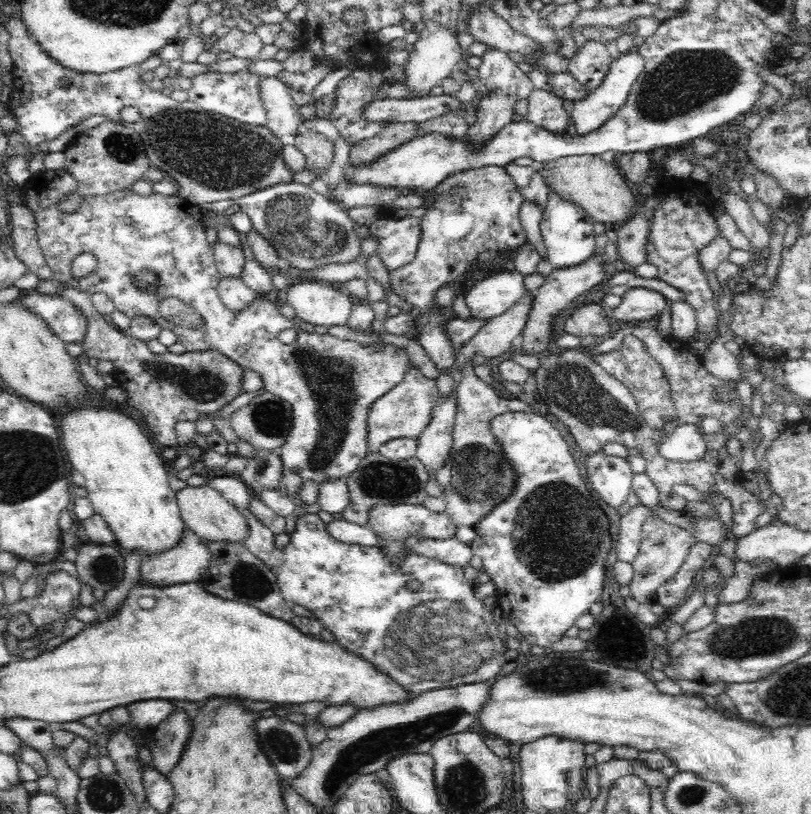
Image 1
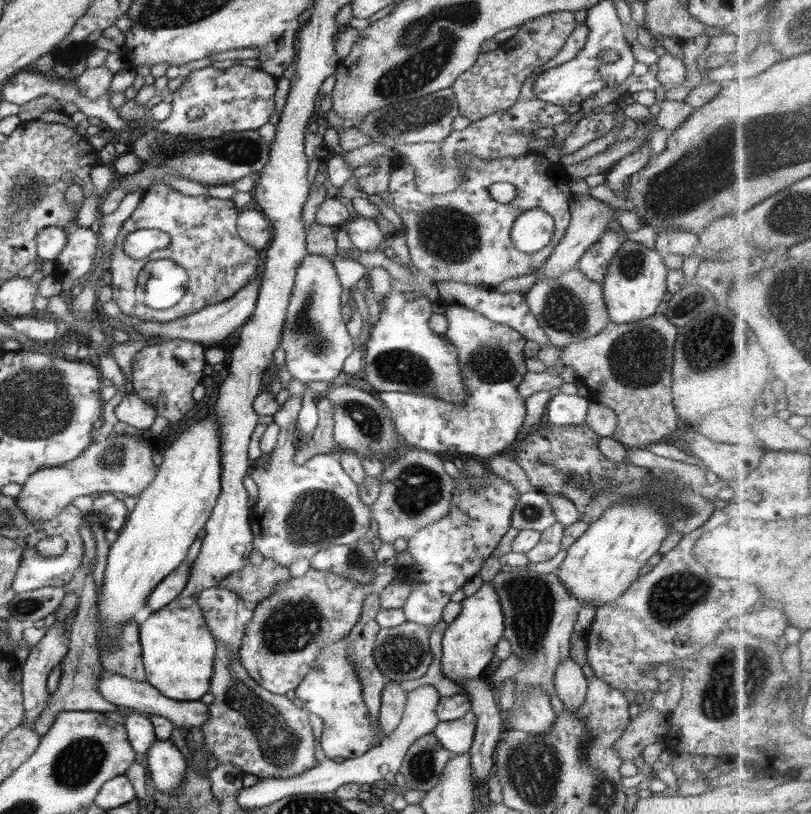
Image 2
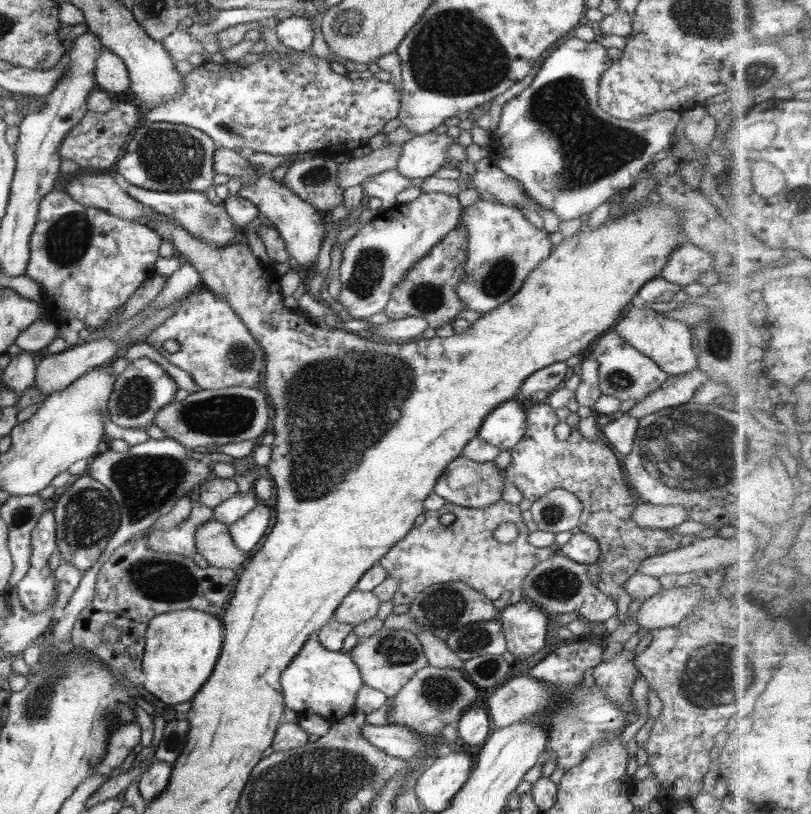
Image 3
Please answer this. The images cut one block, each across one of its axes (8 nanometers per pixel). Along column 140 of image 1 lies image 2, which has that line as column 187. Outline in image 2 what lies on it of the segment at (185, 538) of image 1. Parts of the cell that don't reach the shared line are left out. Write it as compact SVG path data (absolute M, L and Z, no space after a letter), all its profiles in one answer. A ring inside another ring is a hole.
M185 561L150 593L145 608L150 608L150 612L154 614L154 612L158 612L157 610L170 604L186 588L188 577L188 562Z

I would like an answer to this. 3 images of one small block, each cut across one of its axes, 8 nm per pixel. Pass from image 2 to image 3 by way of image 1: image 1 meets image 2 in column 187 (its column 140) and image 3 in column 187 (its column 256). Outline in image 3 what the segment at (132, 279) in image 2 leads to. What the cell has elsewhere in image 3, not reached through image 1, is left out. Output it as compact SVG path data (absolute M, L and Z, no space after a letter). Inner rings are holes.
M202 288L197 292L189 294L160 326L146 335L145 341L150 347L154 347L164 358L168 359L173 365L191 374L192 380L196 383L199 390L227 390L232 386L242 386L246 388L257 388L262 380L262 374L265 367L265 352L260 343L254 338L254 335L248 330L248 327L242 322L242 319L233 311L233 308L211 291ZM166 340L178 340L180 350L178 352L168 353L164 349Z

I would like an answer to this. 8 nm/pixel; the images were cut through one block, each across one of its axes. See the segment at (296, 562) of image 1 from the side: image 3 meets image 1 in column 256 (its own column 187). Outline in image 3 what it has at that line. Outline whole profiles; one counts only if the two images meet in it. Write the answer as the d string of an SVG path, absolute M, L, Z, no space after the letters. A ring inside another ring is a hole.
M196 492L190 494L191 512L188 519L169 530L150 531L148 547L156 553L178 554L184 557L191 557L196 552L195 536L196 529L204 523L213 519L213 510L202 504L200 500L195 500Z

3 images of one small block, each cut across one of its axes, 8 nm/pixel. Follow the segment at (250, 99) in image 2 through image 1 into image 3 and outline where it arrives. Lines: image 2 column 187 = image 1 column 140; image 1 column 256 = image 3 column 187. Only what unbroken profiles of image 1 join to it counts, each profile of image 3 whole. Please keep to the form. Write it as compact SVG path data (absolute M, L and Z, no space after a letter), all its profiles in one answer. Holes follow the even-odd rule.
M143 120L123 148L123 156L116 162L116 170L130 184L146 190L168 193L206 191L217 184L212 168L214 152L214 142L201 130L185 124Z

